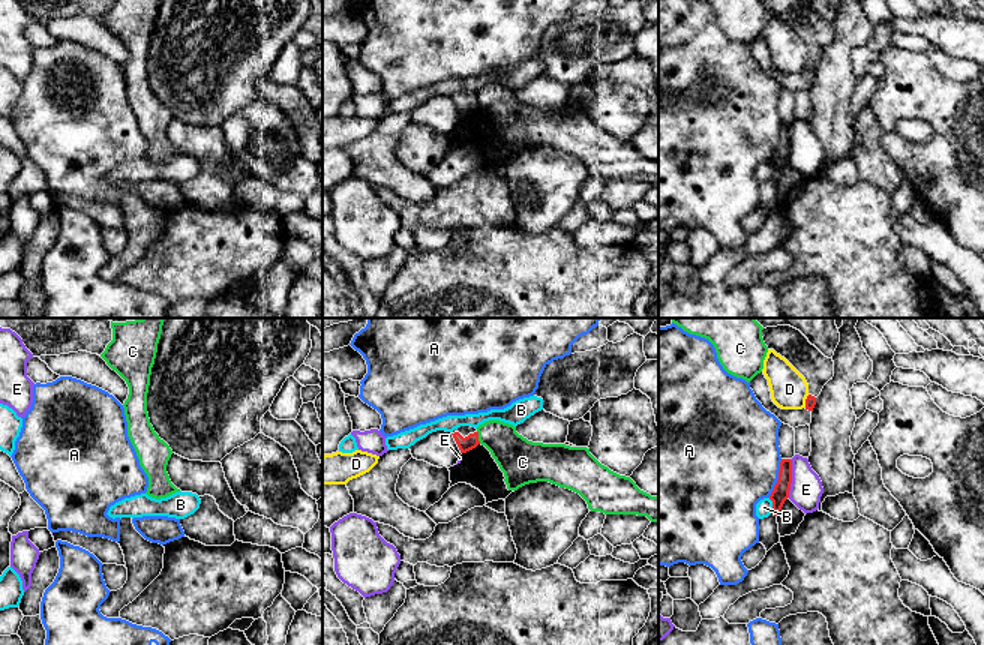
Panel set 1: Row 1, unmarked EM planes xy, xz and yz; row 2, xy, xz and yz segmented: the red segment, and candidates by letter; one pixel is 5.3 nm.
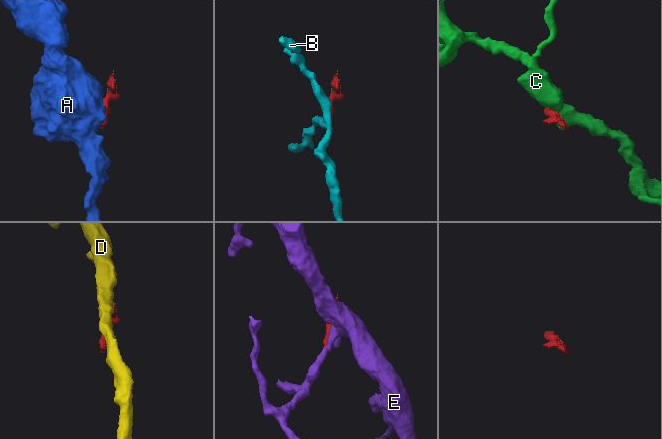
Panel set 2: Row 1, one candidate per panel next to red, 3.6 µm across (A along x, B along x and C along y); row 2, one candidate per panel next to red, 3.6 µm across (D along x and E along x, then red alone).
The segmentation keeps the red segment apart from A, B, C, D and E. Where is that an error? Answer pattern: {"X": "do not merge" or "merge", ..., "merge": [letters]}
{"A": "do not merge", "B": "do not merge", "C": "do not merge", "D": "do not merge", "E": "do not merge", "merge": []}

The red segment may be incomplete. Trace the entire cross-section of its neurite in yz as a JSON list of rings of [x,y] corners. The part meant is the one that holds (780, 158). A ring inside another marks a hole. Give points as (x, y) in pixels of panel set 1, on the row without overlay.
[[[782,123],[778,144],[770,159],[770,164],[772,165],[772,177],[768,182],[759,183],[759,207],[765,210],[766,216],[780,206],[777,180],[784,165],[789,162],[790,147],[792,124]]]

